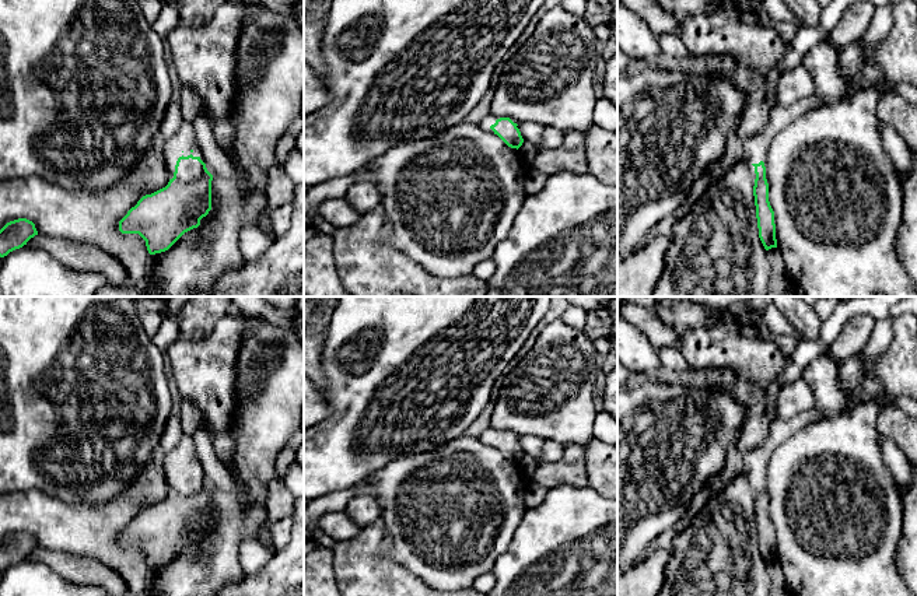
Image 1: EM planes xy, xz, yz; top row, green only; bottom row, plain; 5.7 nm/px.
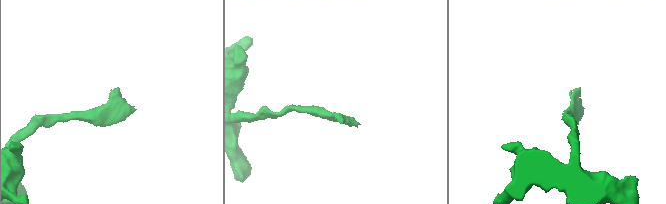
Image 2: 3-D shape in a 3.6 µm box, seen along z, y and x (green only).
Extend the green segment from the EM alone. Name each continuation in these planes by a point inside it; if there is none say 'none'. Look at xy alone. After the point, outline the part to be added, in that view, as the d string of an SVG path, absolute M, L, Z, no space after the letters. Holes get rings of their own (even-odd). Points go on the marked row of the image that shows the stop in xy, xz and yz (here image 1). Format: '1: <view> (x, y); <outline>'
1: xy (185, 139); M183 120L179 130L172 137L161 140L161 150L171 173L171 179L174 178L175 165L179 157L188 157L192 154L204 162L203 152L196 139L193 122L189 120Z

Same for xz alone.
1: xz (489, 119); M491 113L483 118L483 120L479 123L480 129L494 133L490 126L496 123L496 120L500 119L498 116L493 116Z

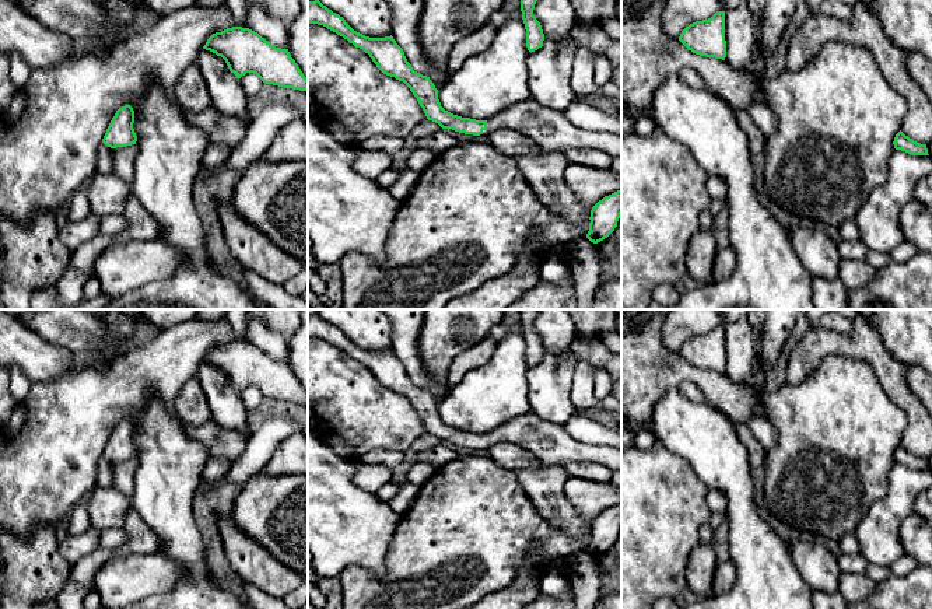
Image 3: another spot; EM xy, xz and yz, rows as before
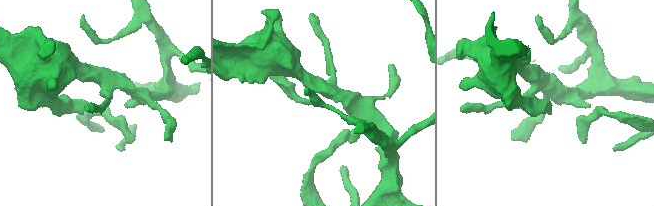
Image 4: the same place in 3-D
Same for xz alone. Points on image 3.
1: xz (550, 129); M535 101L519 102L487 120L487 129L480 136L488 136L495 129L511 129L532 139L544 150L565 151L568 148L596 148L612 157L621 157L621 136L609 132L591 132L574 126L564 112L551 111Z

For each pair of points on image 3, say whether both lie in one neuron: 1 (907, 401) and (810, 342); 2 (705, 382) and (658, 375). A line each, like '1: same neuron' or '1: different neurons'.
1: same neuron
2: same neuron

